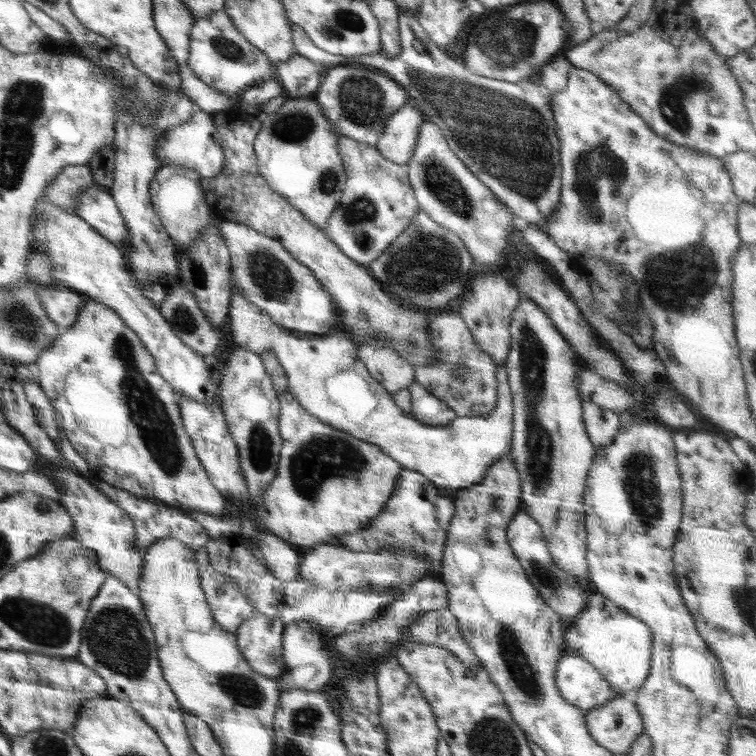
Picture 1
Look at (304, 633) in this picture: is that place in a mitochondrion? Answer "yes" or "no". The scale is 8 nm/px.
no

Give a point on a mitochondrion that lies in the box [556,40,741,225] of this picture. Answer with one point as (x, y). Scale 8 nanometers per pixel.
(674, 92)

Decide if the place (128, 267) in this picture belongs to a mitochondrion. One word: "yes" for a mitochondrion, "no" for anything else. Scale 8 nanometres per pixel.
no

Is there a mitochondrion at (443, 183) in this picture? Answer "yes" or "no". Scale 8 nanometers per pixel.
yes

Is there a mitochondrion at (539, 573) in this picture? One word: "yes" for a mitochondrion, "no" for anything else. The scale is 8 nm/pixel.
yes

